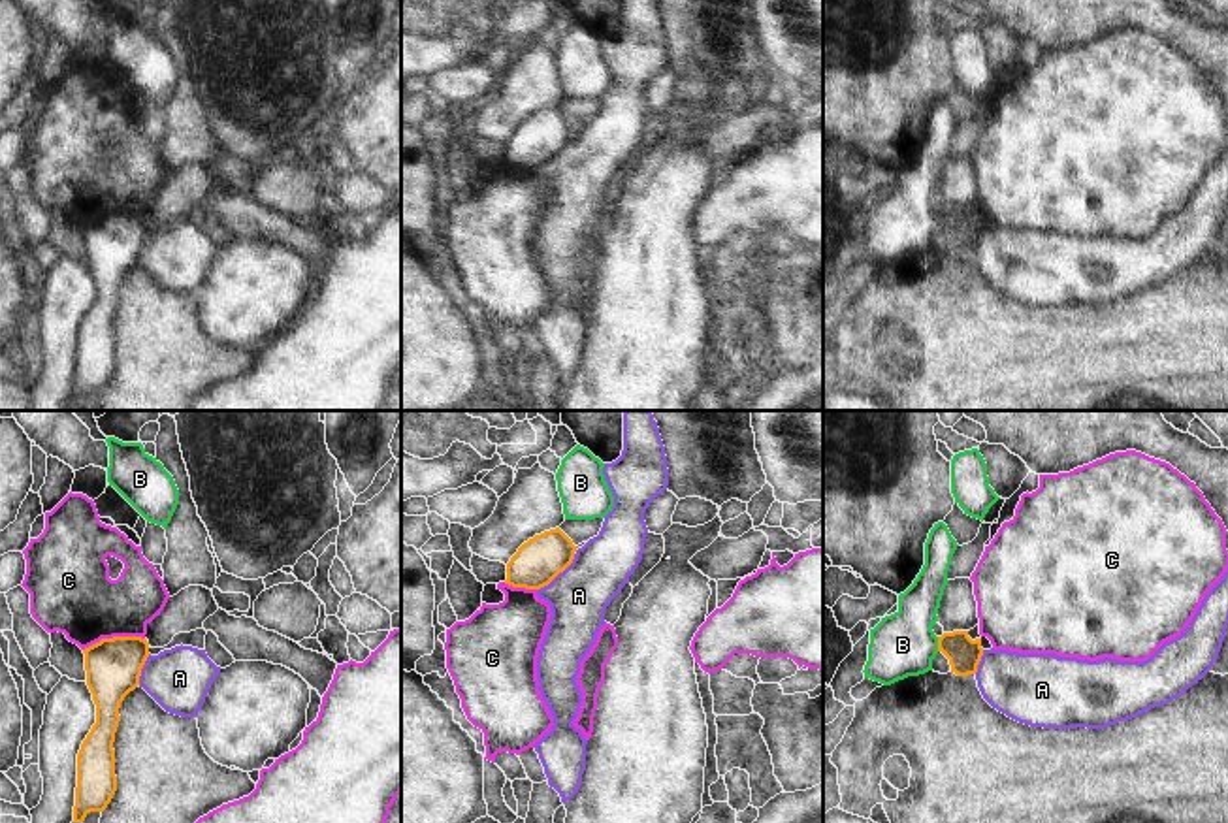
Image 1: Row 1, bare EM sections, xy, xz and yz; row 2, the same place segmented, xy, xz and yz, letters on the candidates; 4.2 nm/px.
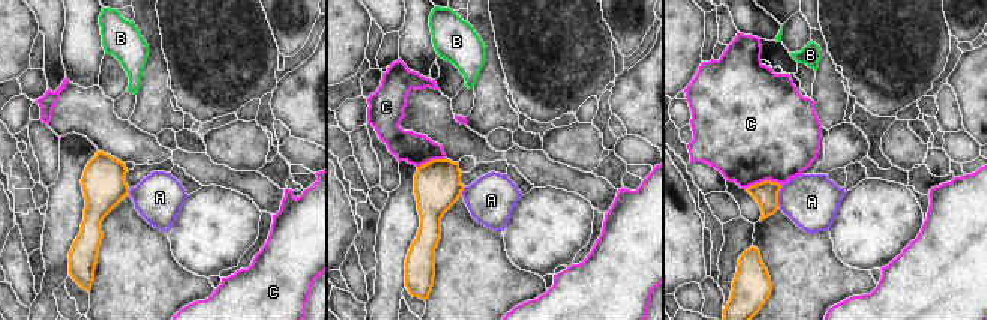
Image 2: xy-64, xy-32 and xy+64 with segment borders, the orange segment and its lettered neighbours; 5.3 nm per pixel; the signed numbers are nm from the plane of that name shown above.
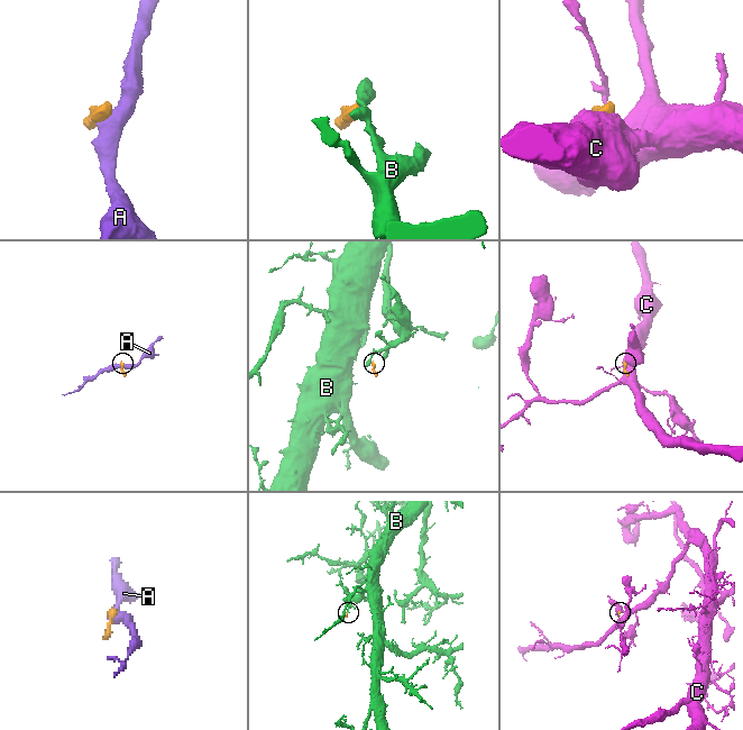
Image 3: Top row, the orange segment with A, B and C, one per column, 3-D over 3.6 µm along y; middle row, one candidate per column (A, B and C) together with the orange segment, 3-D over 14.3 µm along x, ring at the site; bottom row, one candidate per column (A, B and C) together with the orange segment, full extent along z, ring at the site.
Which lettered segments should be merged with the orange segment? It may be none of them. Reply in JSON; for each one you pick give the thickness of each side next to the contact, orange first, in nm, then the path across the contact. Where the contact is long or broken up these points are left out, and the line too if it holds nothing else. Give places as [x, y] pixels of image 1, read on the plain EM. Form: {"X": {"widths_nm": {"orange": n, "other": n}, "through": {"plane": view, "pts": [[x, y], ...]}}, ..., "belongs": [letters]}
{"B": {"widths_nm": {"orange": 140, "other": 280}, "through": {"plane": "yz", "pts": [[965, 232], [953, 223], [938, 223], [903, 223]]}}, "belongs": ["B"]}

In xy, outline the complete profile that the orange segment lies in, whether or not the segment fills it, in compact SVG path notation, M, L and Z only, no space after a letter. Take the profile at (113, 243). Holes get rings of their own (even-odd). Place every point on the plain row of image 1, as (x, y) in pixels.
M113 215L83 228L87 264L96 282L96 301L77 331L77 365L73 399L83 401L90 390L104 390L117 369L115 311L124 275L139 264L149 235L141 215Z

